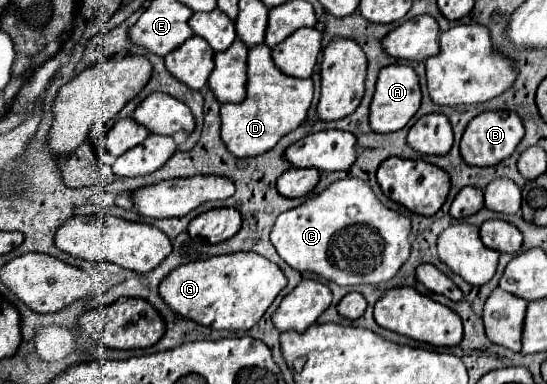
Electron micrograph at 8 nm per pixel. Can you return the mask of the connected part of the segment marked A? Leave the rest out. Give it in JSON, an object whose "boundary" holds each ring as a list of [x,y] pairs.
{"boundary":[[[389,65],[383,67],[377,79],[377,89],[371,101],[371,127],[377,133],[393,133],[403,129],[421,105],[421,85],[413,67],[409,65]]]}

